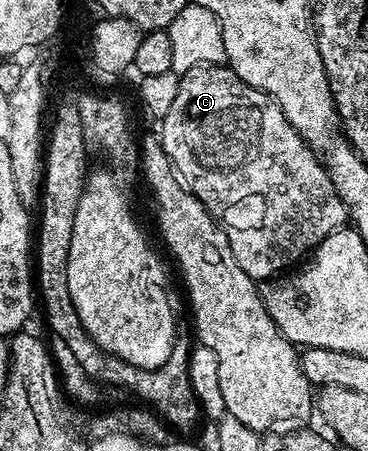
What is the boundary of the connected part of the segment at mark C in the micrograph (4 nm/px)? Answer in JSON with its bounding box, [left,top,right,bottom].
[158,64,349,283]

